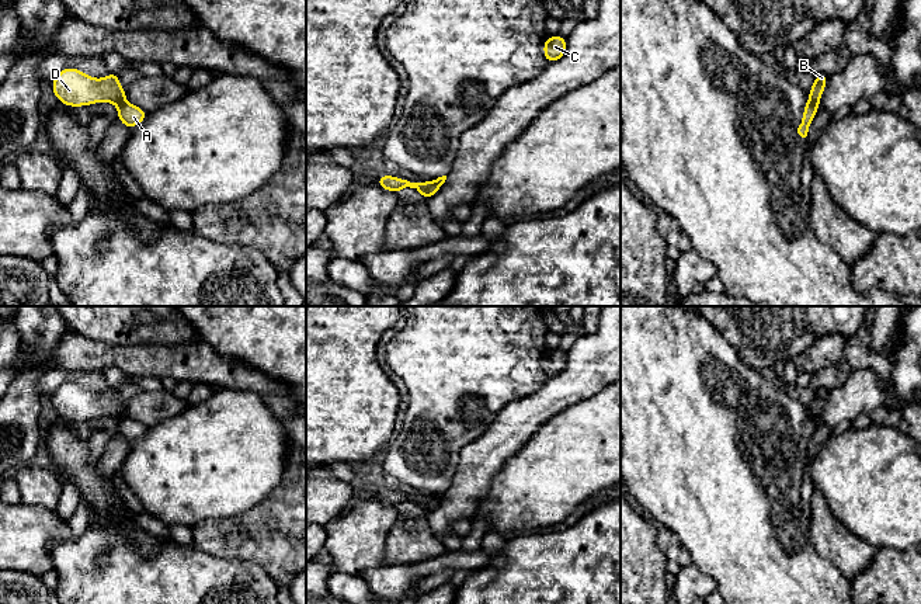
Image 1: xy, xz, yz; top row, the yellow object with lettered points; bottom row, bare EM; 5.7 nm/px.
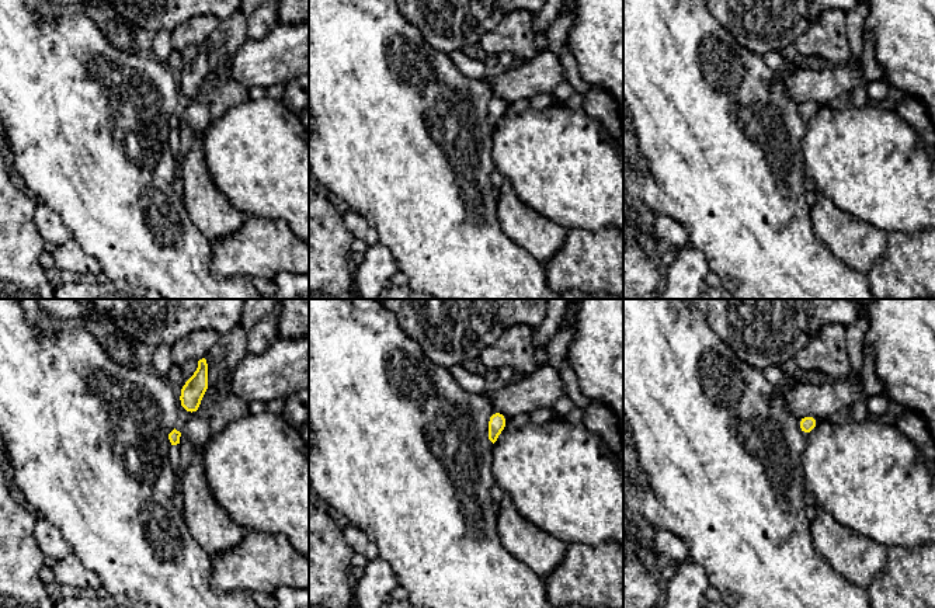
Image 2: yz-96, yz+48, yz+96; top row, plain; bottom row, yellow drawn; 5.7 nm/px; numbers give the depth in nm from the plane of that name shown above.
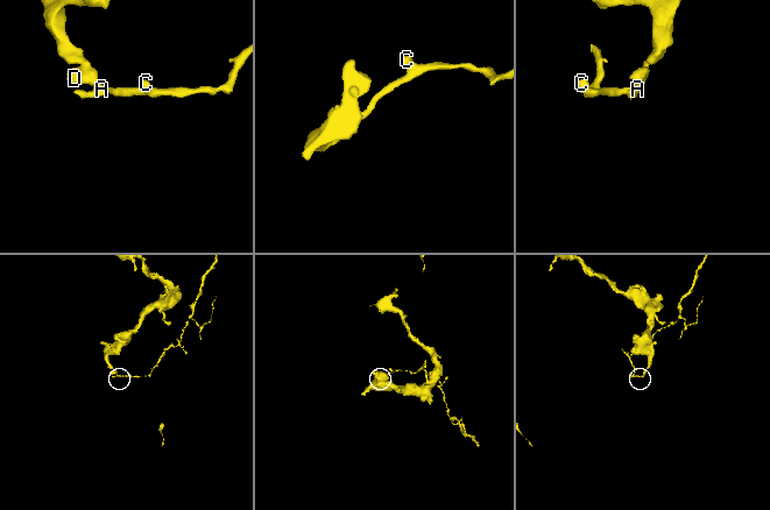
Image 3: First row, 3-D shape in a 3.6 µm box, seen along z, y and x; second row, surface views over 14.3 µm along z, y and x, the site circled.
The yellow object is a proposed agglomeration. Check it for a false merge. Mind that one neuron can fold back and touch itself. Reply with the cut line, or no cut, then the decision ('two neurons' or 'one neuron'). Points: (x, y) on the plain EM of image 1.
cut yz (809, 413), (817, 422); two neurons

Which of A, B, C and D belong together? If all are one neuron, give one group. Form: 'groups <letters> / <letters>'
groups A C / B D

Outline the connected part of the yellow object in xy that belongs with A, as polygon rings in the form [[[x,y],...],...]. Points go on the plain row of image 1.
[[[124,416],[118,420],[117,433],[131,445],[133,441],[139,440],[149,431],[149,427],[145,424]]]

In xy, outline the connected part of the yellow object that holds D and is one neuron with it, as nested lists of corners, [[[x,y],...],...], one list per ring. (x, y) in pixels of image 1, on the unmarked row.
[[[76,382],[62,383],[51,396],[52,407],[67,421],[84,421],[95,417],[112,417],[121,420],[126,405],[118,395],[119,388],[104,393],[93,393]]]

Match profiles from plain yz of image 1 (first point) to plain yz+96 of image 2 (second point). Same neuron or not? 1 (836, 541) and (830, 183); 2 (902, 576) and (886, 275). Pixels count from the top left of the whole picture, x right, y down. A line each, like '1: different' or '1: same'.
1: different
2: same

